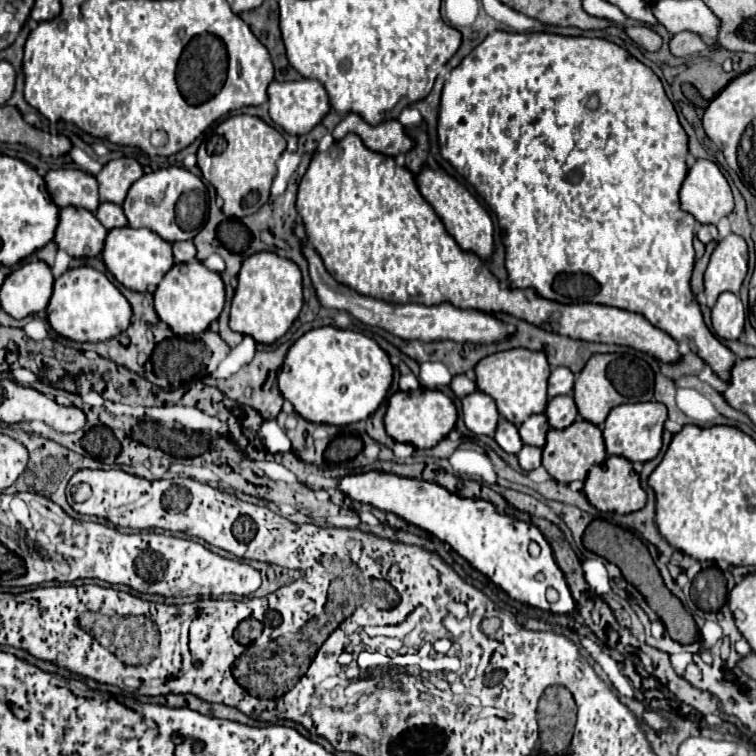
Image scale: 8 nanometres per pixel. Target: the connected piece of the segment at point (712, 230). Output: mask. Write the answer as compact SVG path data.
M701 225L701 229L699 229L699 233L697 233L697 237L701 239L701 243L711 243L713 239L717 239L717 227L715 225Z

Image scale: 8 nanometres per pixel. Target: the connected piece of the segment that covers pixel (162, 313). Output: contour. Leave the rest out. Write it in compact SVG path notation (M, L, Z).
M199 259L175 263L155 289L155 311L177 335L199 335L219 317L225 305L225 285L219 273L209 271Z

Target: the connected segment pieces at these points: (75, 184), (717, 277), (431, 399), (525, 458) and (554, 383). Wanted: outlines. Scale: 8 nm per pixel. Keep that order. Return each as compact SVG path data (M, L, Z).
M53 169L45 175L47 191L57 207L83 207L95 211L99 207L97 181L81 169Z
M731 233L723 241L719 241L705 271L707 307L713 307L723 291L731 291L735 295L739 293L749 269L747 259L749 253L743 237Z
M417 389L417 391L397 391L389 397L385 413L385 431L389 437L401 443L409 443L417 449L429 449L437 445L457 421L455 403L437 389Z
M523 445L519 451L519 465L525 471L531 471L535 467L541 465L541 449L539 447L531 447L531 445Z
M555 367L549 377L549 397L571 395L575 375L567 367Z

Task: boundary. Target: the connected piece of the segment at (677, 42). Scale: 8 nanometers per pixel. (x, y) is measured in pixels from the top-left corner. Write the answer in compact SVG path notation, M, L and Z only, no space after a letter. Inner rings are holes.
M683 31L683 33L677 33L677 35L671 37L669 49L675 57L687 57L687 55L693 55L693 53L699 53L699 51L707 49L707 45L701 41L699 35Z

